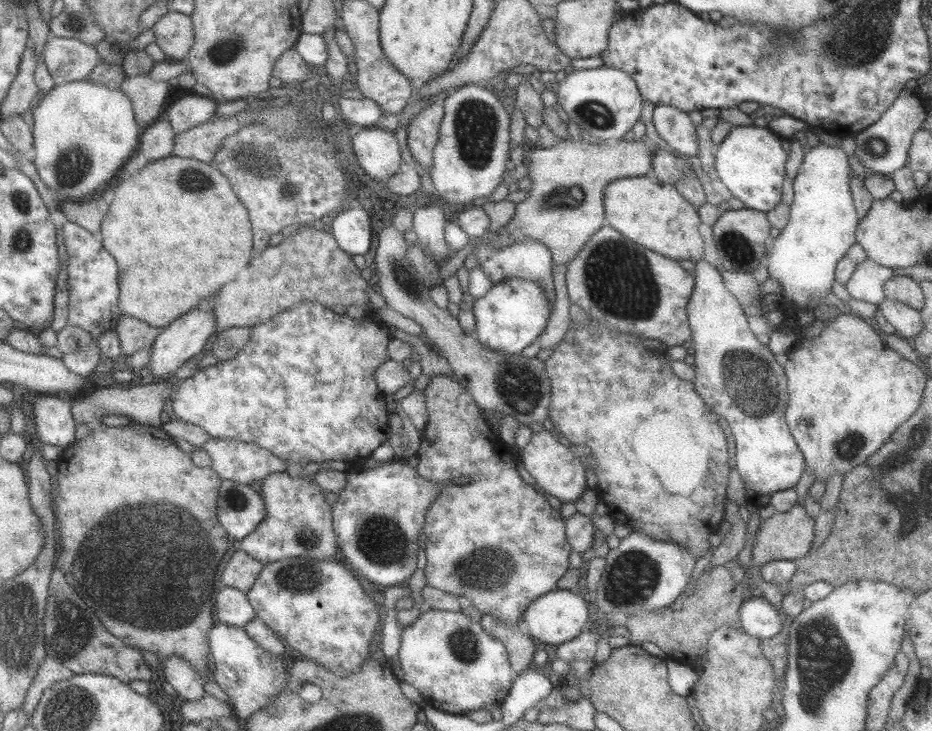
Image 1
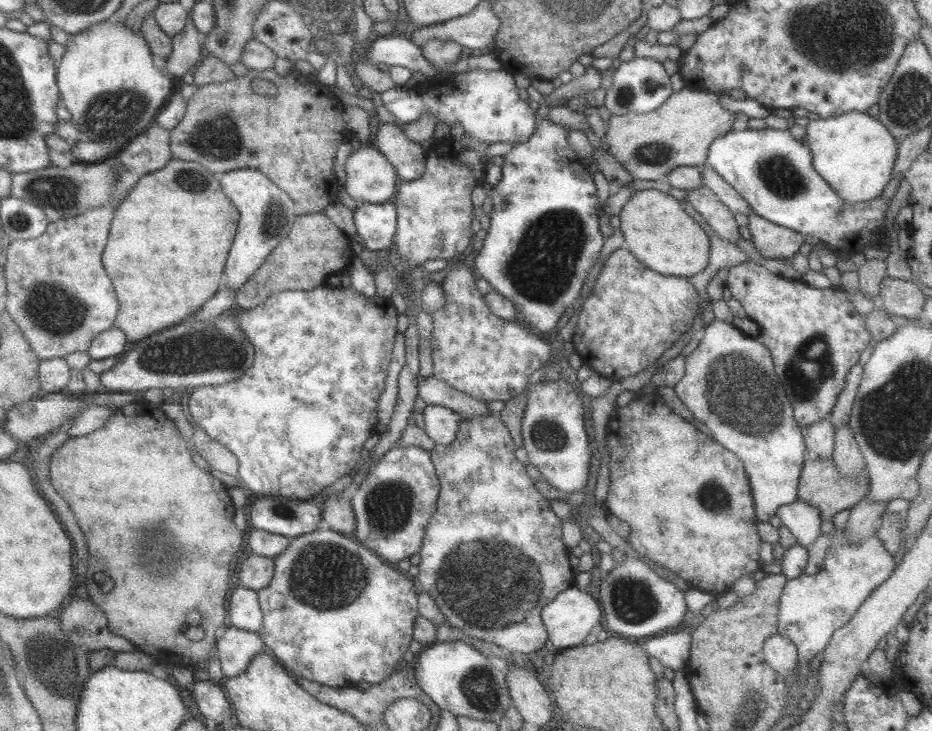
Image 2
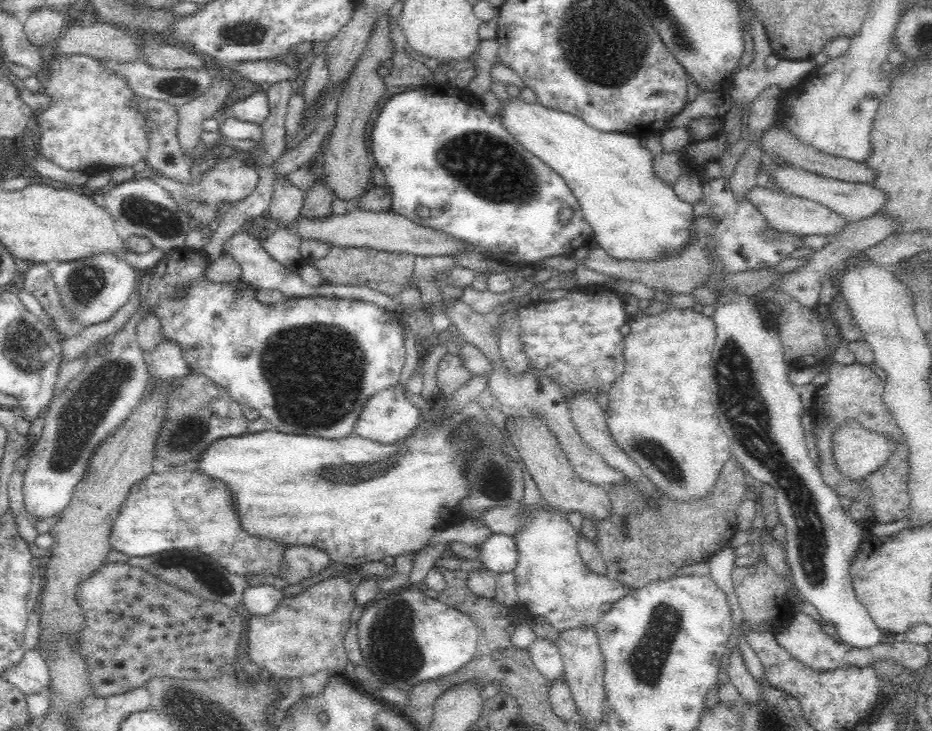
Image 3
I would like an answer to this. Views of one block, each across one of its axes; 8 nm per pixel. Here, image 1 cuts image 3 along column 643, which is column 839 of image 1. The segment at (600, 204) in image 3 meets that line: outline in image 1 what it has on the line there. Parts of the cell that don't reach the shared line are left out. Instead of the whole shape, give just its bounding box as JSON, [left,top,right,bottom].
[764,144,861,308]

